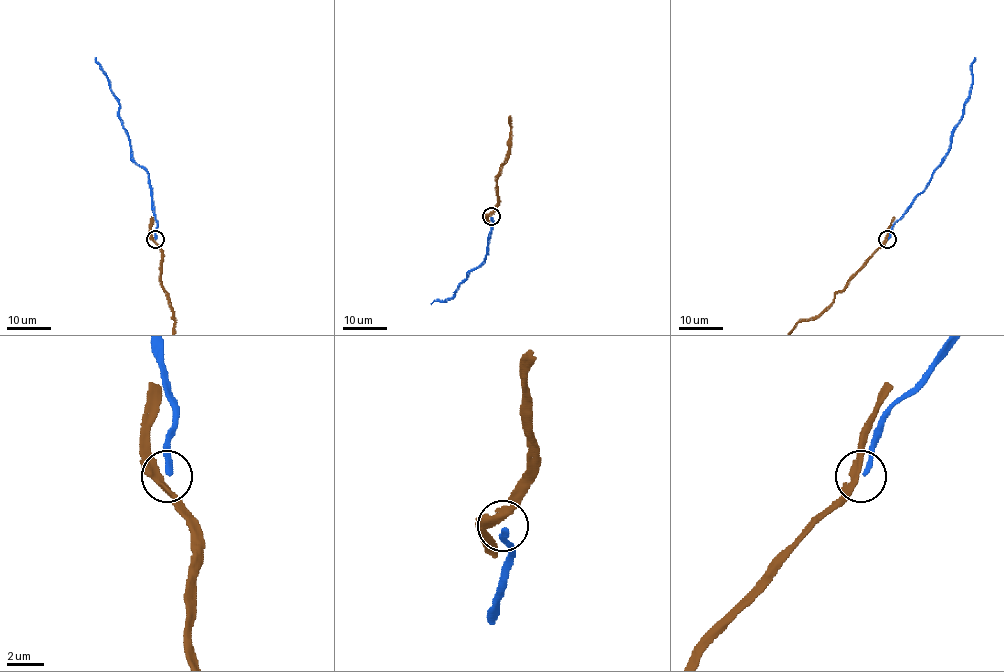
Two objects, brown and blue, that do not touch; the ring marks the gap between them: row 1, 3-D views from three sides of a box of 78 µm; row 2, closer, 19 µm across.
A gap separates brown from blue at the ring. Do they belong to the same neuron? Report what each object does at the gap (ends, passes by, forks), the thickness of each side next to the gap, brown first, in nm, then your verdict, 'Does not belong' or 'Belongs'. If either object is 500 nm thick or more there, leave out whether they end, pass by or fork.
At the ring brown passes by. At the ring blue ends. Thickness 360 nm (brown) against 240 nm. Does not belong

